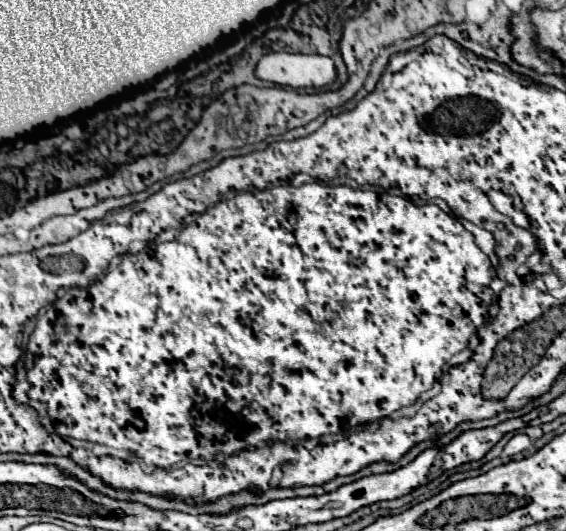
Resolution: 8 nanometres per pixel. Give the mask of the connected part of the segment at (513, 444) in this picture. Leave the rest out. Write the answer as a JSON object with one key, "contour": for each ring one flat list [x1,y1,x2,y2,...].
{"contour":[[514,435,508,443,506,443,506,447,504,447,504,453,506,455,516,455,516,453,522,453,524,449,528,449,530,447,530,439,526,437,526,435]]}

